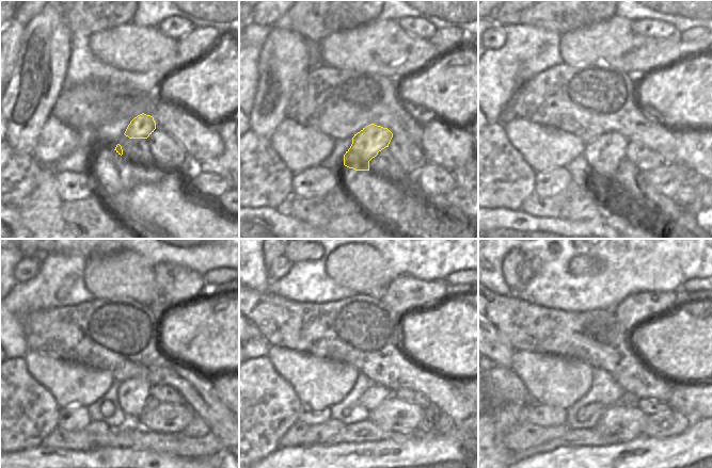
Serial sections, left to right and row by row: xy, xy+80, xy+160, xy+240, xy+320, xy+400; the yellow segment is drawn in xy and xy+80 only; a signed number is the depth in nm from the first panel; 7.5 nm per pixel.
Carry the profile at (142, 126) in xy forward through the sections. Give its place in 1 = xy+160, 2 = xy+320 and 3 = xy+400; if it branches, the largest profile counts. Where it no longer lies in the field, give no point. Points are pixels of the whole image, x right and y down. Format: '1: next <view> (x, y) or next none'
1: next xy+160 (603, 155)
2: next xy+320 (376, 394)
3: next xy+400 (592, 421)

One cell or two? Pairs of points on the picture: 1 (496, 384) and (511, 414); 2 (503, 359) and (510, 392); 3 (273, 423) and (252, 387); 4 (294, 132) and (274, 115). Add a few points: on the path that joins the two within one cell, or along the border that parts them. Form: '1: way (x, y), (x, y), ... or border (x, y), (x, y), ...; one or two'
1: way (504, 391), (506, 406); one
2: border (495, 364), (502, 367), (509, 367); two
3: way (265, 415), (252, 402), (252, 396); one
4: border (286, 117), (268, 140); two

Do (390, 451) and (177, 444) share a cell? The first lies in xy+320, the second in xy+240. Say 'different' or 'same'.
different

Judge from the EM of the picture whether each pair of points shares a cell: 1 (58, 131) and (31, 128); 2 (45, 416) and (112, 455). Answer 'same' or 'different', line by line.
1: different
2: different

